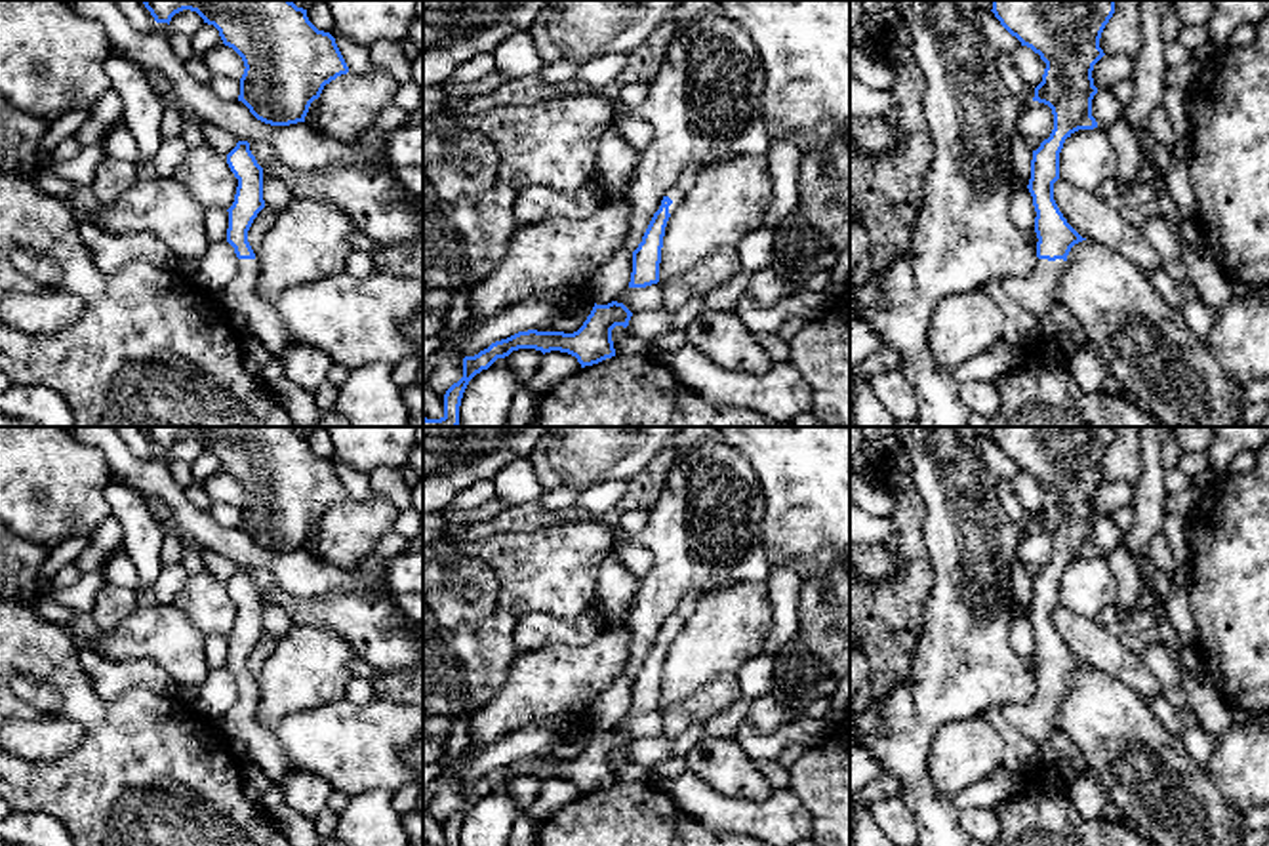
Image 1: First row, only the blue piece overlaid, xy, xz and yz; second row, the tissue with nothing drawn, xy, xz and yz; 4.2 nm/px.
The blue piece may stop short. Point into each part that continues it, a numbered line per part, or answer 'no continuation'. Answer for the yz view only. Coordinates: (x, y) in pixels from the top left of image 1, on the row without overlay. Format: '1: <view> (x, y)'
1: yz (1035, 719)

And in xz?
1: xz (673, 620)

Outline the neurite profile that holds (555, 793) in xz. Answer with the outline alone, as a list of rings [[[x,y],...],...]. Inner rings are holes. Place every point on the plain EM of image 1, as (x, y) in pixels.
[[[560,777],[545,779],[539,795],[520,812],[520,816],[528,816],[537,821],[545,821],[554,812],[572,804],[581,796],[581,791],[575,783]]]

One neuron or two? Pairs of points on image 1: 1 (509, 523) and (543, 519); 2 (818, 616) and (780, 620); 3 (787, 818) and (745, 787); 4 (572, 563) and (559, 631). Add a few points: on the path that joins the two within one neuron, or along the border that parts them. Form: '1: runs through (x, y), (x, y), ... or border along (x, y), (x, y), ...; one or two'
1: runs through (517, 519), (536, 519); one
2: border along (803, 582), (799, 631), (776, 656); two
3: border along (772, 789), (763, 799), (726, 797), (717, 791); two
4: border along (591, 608), (574, 618), (526, 612), (517, 627); two

